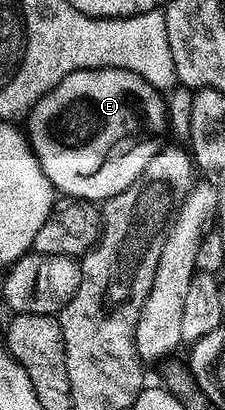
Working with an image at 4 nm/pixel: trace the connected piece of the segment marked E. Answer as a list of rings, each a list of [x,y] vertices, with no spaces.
[[[100,67],[75,71],[62,77],[62,81],[58,81],[58,85],[54,85],[54,89],[50,89],[50,93],[43,95],[27,112],[28,143],[38,157],[46,177],[61,196],[103,201],[129,187],[160,151],[162,140],[156,135],[162,134],[168,123],[164,99],[165,96],[156,91],[154,85],[138,77],[138,73],[130,73],[130,69]]]

